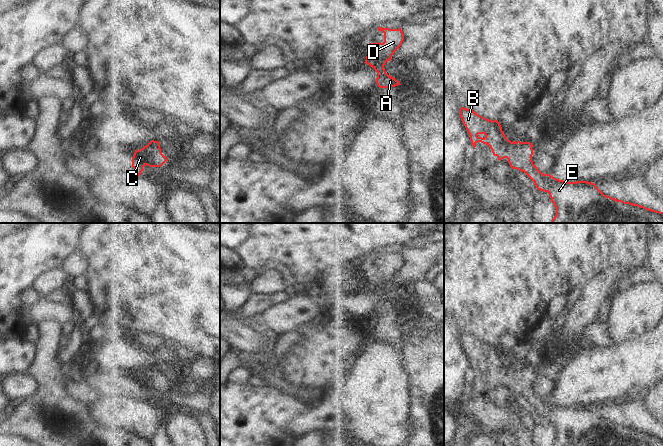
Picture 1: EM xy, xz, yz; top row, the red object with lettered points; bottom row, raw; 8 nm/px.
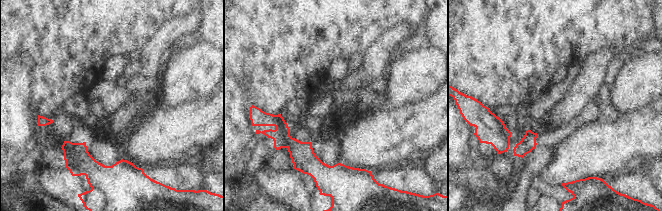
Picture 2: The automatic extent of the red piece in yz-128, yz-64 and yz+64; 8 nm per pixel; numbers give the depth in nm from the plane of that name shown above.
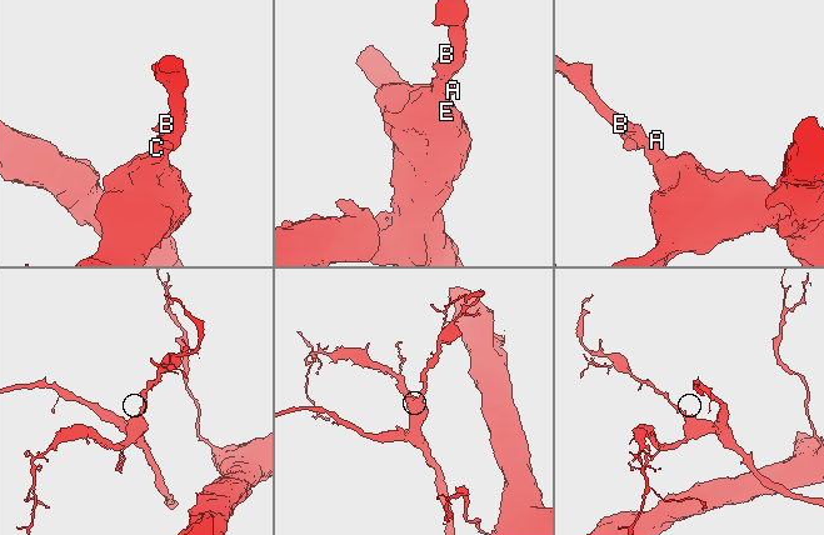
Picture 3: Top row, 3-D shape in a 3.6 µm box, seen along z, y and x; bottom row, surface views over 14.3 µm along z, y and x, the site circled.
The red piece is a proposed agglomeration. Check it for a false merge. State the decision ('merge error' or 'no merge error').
no merge error

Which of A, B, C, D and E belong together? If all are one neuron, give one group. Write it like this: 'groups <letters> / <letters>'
groups A B C D E

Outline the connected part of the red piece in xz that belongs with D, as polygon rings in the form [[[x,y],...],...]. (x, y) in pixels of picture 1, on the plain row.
[[[378,251],[377,254],[384,257],[384,266],[369,267],[367,269],[368,277],[364,287],[377,296],[376,308],[379,312],[401,309],[400,305],[386,297],[384,289],[387,285],[391,284],[391,280],[401,270],[404,258],[401,252],[389,253]]]

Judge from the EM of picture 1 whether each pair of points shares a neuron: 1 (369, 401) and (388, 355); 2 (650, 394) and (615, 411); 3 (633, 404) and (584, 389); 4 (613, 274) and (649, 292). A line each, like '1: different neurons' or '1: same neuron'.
1: same neuron
2: different neurons
3: different neurons
4: different neurons

